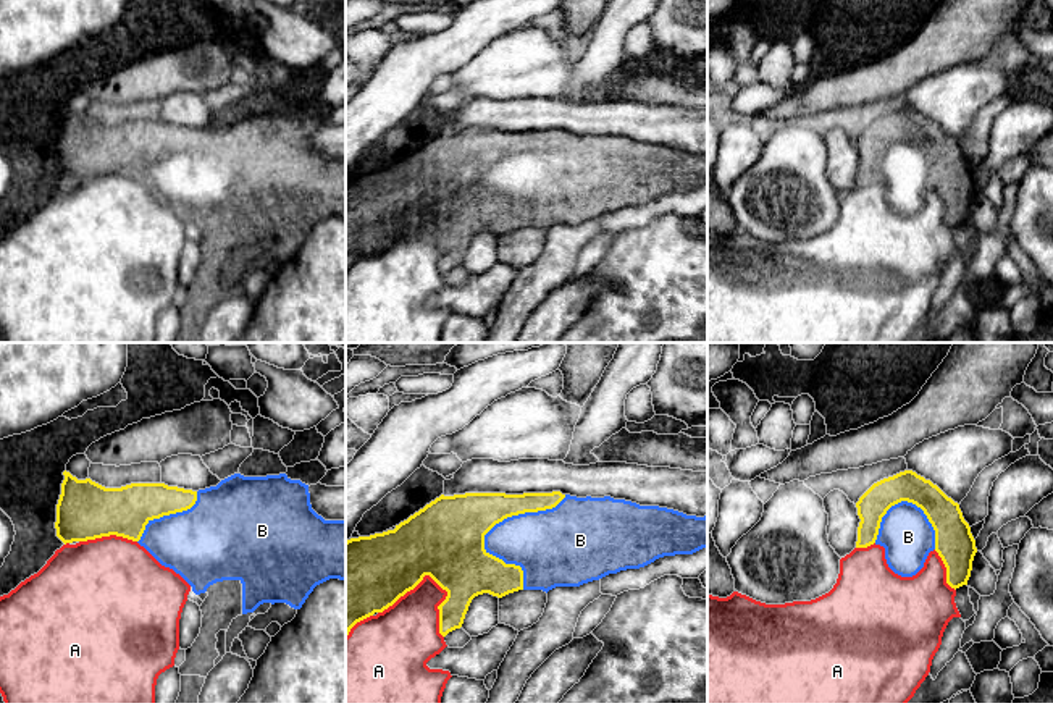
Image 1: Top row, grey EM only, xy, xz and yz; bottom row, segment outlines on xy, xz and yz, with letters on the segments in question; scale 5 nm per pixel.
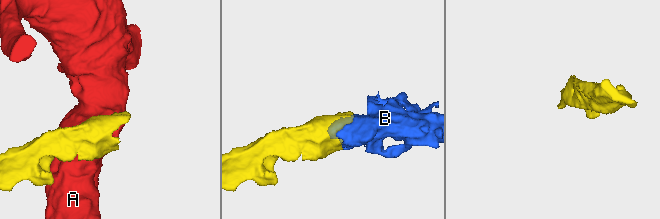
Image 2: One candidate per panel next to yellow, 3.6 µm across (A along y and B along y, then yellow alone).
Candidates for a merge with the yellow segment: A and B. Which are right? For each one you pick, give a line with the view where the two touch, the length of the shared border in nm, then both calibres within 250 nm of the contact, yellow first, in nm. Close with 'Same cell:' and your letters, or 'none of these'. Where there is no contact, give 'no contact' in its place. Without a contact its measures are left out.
B: contact in xz; length 500 nm; calibres 380 and 300 nm
Same cell: B

